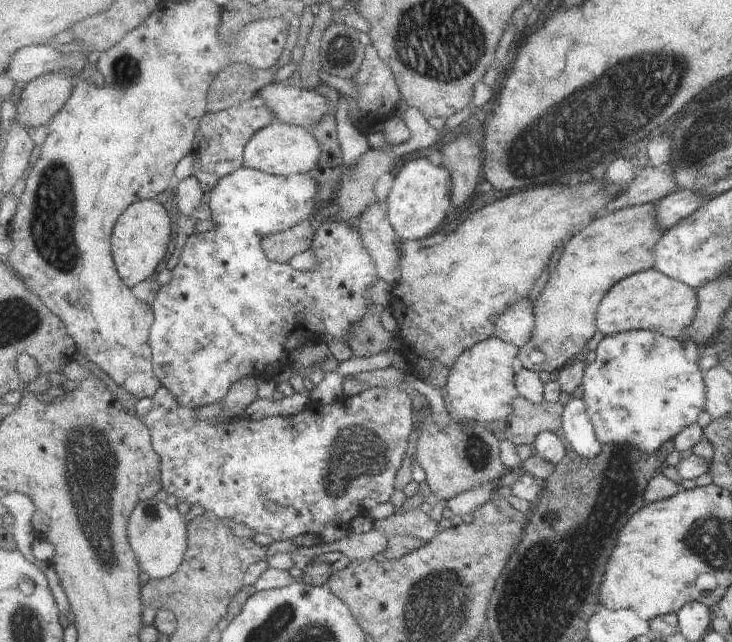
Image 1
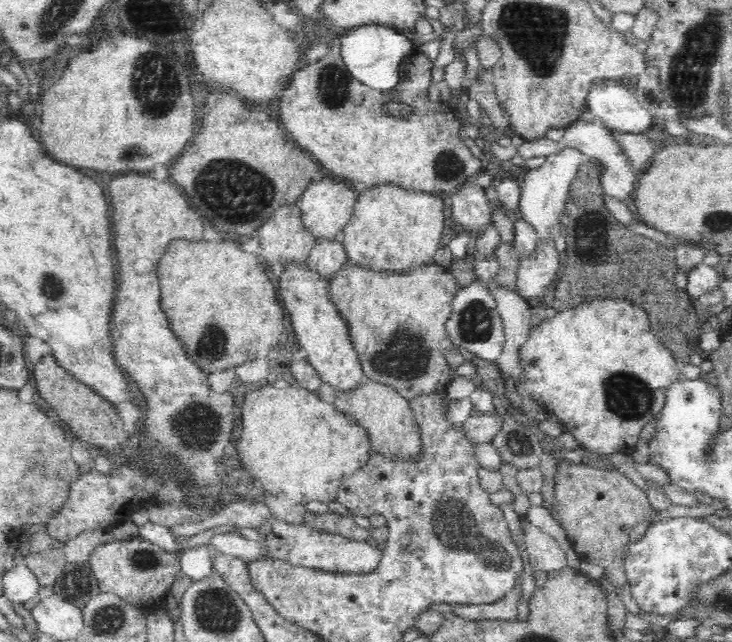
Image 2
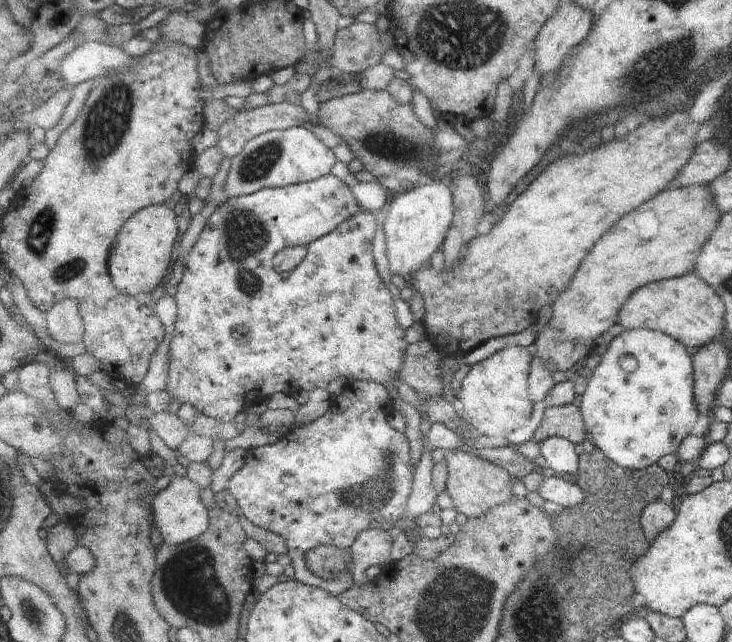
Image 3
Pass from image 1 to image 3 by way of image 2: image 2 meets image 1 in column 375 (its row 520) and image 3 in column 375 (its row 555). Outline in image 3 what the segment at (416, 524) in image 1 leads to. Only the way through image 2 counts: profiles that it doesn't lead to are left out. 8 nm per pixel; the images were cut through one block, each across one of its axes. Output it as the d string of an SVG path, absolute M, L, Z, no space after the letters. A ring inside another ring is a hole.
M369 529L363 531L350 548L353 554L352 571L355 574L357 585L369 583L363 576L363 572L371 566L390 566L392 563L389 552L391 552L391 534L389 530Z

